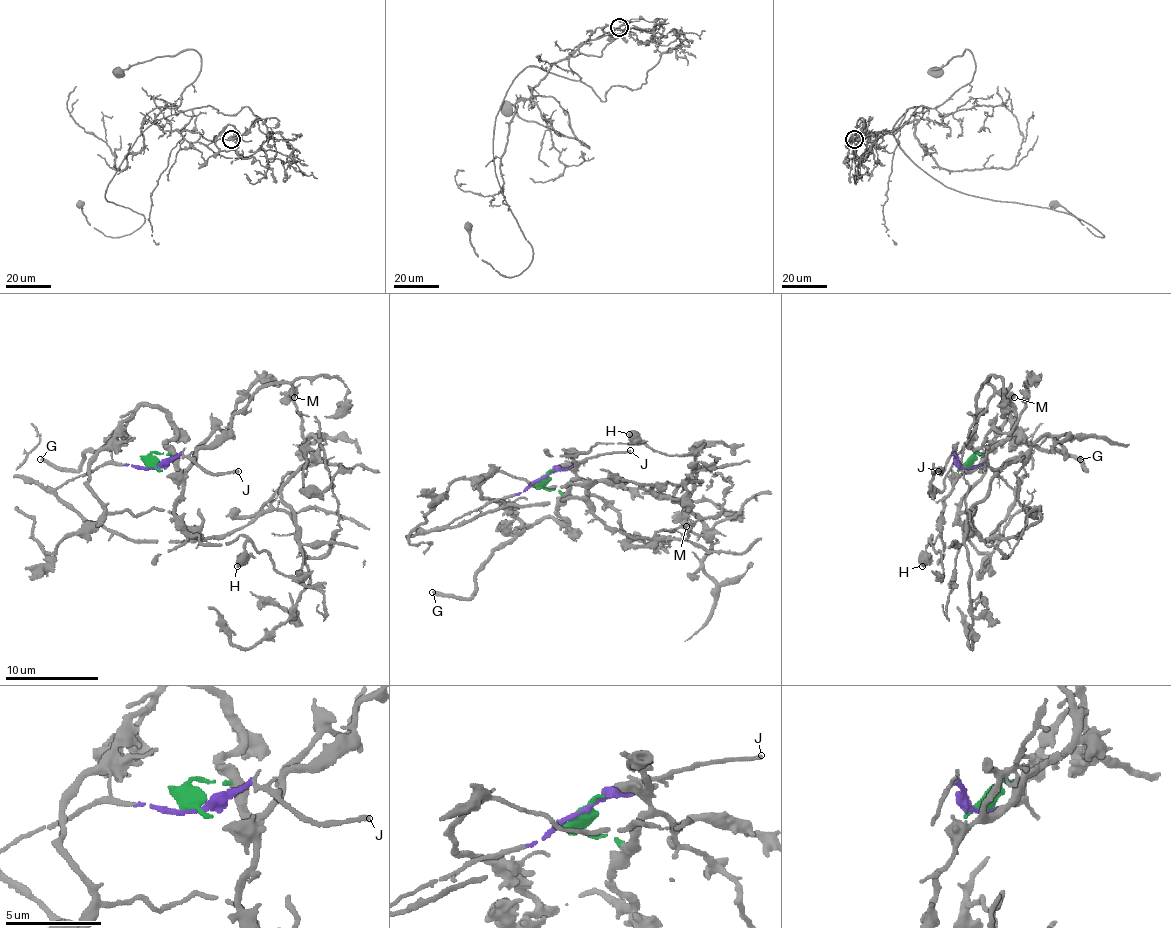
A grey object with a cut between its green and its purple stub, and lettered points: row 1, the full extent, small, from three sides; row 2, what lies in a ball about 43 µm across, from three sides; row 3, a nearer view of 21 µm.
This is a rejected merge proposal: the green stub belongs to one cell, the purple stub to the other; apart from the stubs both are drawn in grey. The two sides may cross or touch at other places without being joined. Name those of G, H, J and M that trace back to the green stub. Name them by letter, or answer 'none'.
G, H, M

